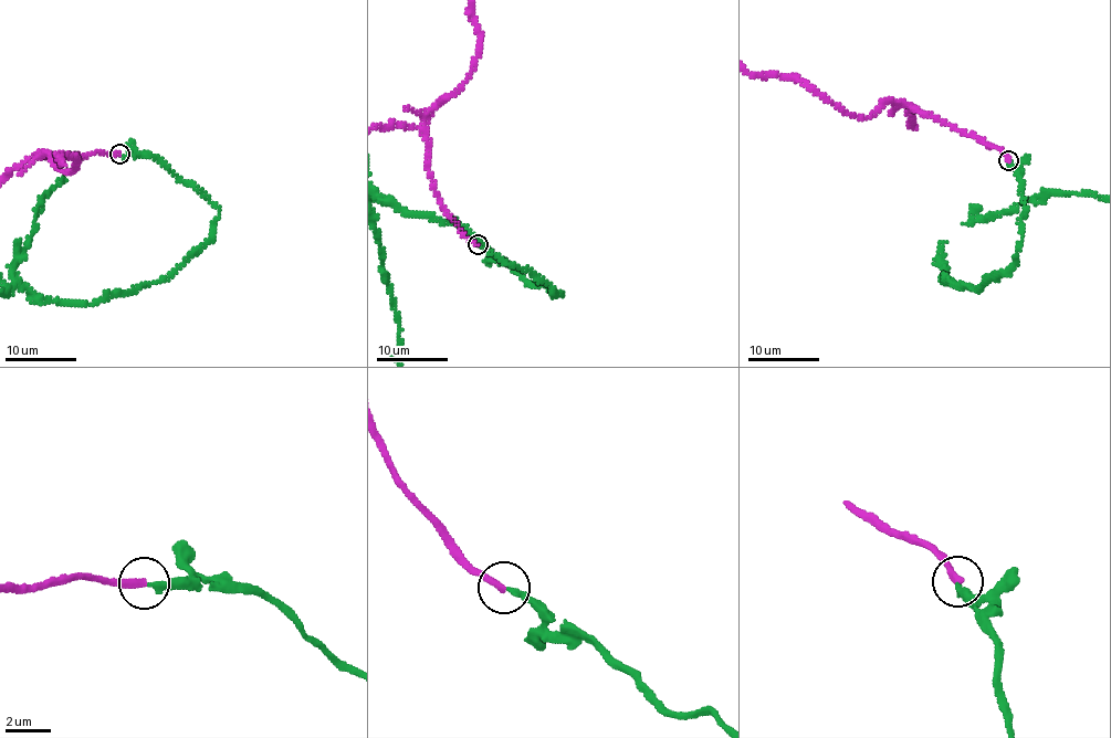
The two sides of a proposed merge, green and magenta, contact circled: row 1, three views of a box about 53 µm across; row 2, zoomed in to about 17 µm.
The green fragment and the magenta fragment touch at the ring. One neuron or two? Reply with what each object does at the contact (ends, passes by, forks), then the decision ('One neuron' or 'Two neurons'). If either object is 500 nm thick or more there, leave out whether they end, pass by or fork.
At the ring green ends. At the ring magenta ends. Two neurons

